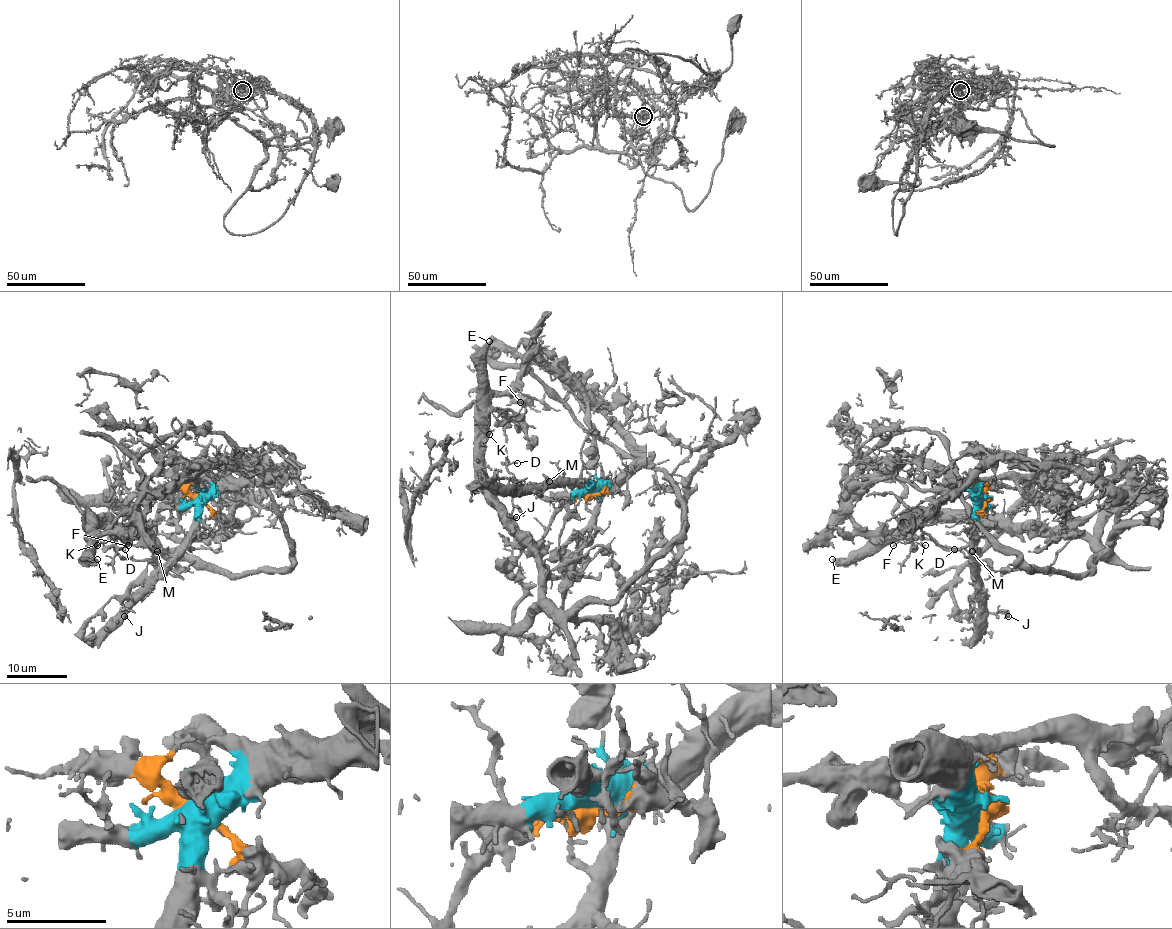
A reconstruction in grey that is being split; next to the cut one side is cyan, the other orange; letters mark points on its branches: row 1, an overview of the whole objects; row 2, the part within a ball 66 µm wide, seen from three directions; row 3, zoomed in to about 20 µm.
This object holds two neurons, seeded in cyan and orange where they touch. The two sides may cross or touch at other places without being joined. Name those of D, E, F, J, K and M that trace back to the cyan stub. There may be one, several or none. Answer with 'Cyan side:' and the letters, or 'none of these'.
Cyan side: J, M

